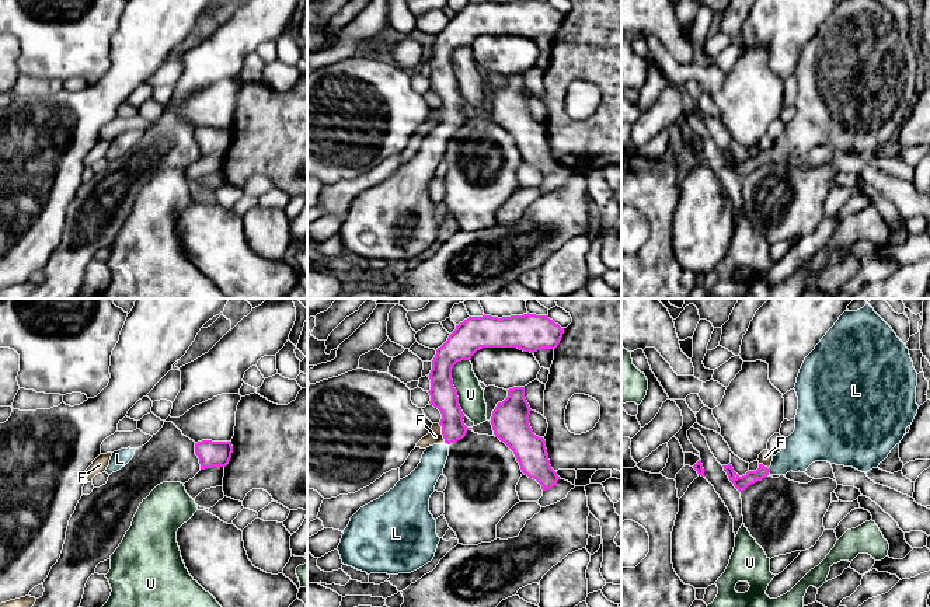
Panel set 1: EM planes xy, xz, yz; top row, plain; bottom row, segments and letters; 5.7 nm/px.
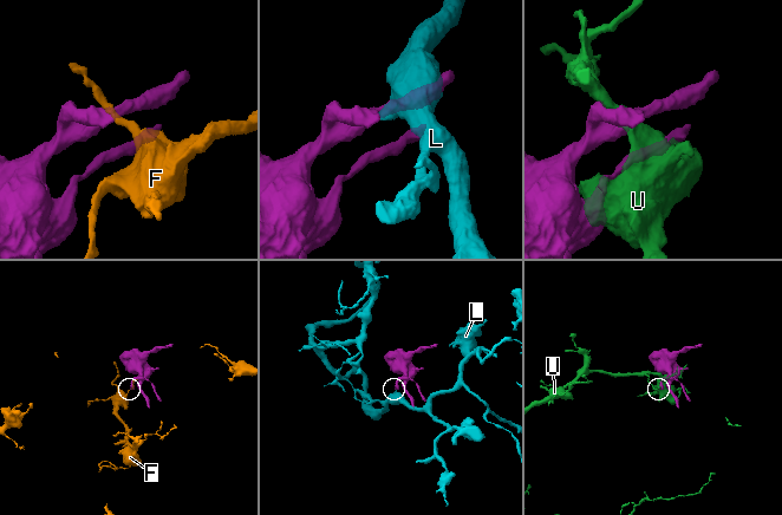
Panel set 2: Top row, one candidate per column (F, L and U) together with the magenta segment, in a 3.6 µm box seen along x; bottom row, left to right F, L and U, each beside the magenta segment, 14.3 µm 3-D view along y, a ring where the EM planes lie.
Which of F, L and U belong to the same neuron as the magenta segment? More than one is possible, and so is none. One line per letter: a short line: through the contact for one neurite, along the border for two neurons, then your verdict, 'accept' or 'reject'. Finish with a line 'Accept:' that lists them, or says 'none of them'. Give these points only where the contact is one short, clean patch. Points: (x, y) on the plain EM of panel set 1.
F: line xz (438, 110), (445, 128); reject
L: line yz (751, 163), (767, 157), (779, 153), (803, 133); accept
U: reject
Accept: L

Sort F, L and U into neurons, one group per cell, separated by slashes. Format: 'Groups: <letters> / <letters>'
Groups: F / L / U

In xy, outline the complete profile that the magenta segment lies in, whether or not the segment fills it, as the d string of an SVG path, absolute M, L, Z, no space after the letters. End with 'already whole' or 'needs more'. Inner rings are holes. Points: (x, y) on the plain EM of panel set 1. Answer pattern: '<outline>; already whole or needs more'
M202 126L195 129L195 140L199 144L201 156L226 153L231 144L231 128Z; already whole

